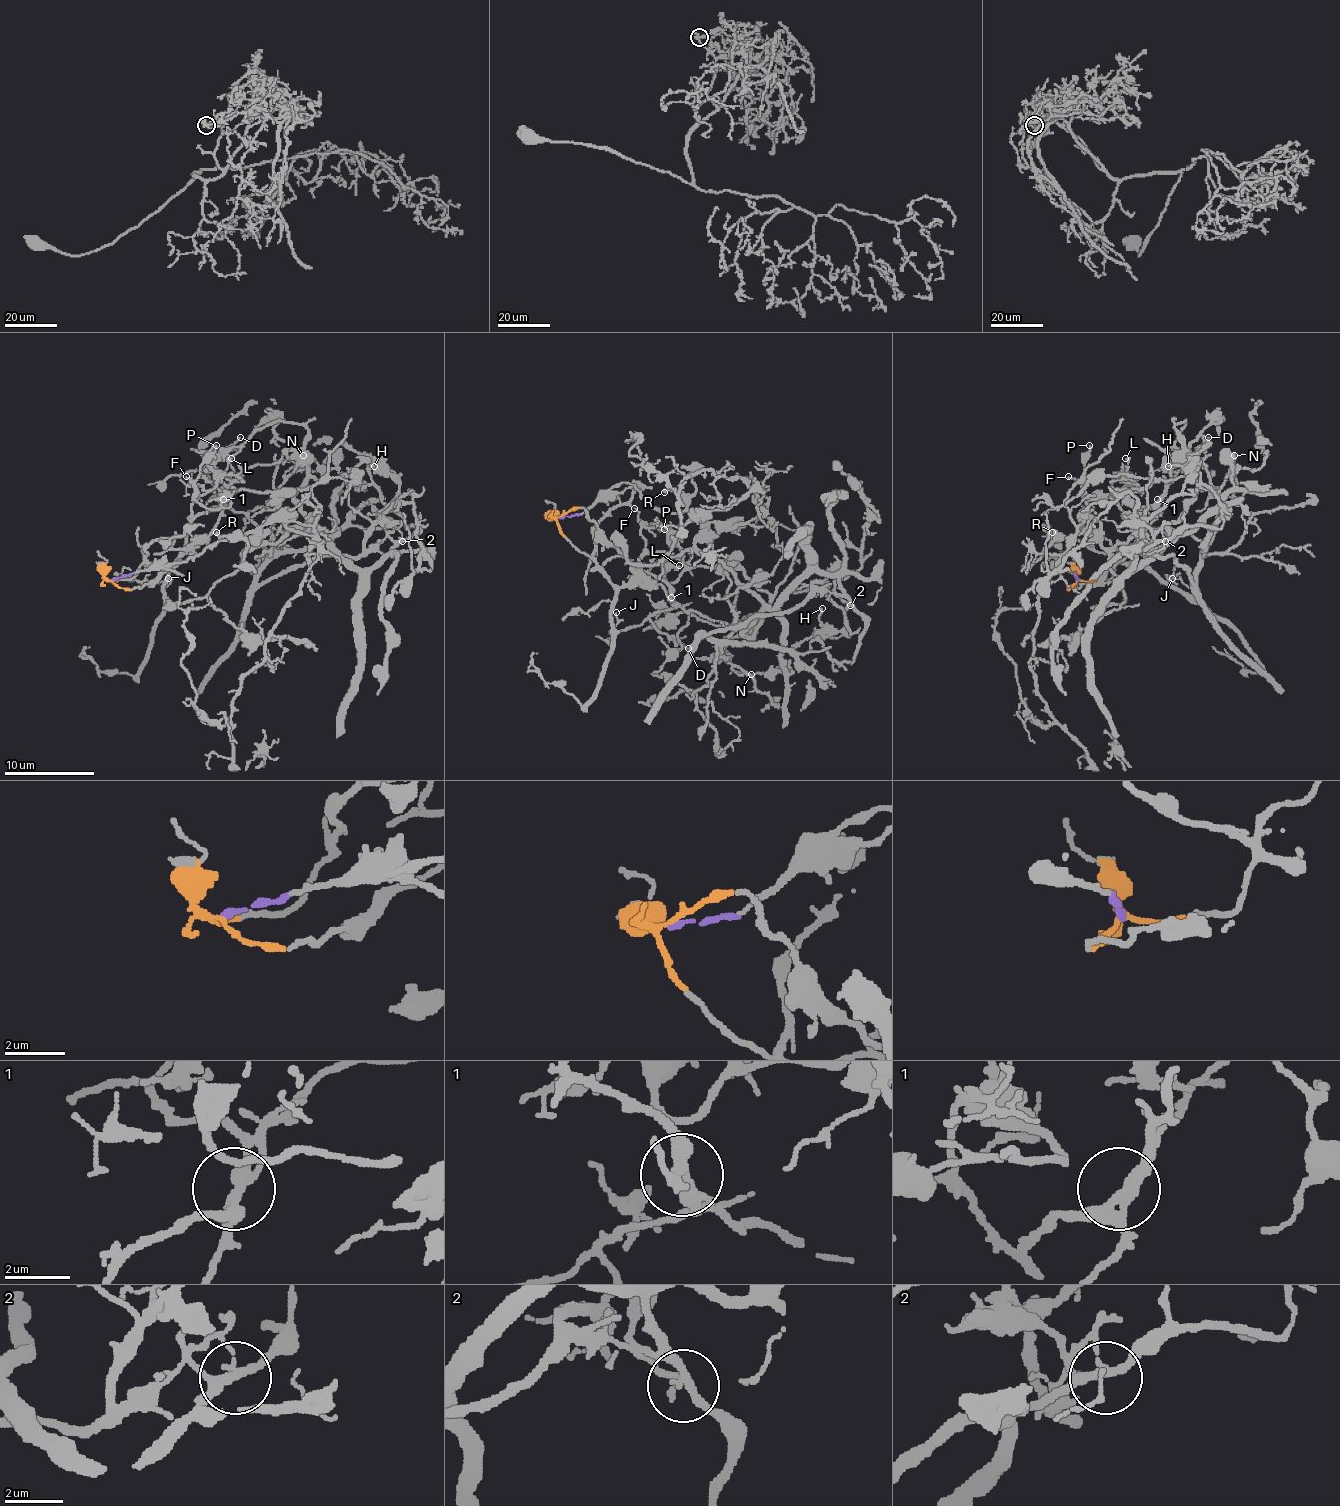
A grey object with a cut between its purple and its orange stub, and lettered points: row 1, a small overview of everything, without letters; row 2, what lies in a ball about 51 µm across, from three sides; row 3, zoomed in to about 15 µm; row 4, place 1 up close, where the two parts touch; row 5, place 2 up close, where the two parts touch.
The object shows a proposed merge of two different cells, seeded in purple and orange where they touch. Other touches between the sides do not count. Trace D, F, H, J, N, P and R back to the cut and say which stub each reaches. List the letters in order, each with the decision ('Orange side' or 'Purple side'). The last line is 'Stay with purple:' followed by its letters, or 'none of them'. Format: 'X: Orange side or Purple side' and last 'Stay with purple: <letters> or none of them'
D: Orange side
F: Orange side
H: Purple side
J: Orange side
N: Purple side
P: Orange side
R: Purple side
Stay with purple: H, N, R

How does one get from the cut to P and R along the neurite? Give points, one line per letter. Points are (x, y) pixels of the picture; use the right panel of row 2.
P: (1075, 582), (1109, 579), (1118, 564), (1145, 566), (1145, 534), (1109, 498), (1086, 496), (1084, 465), (1089, 444)
R: (1077, 582), (1075, 575), (1041, 564), (1057, 557), (1073, 539), (1050, 534), (1053, 532)

